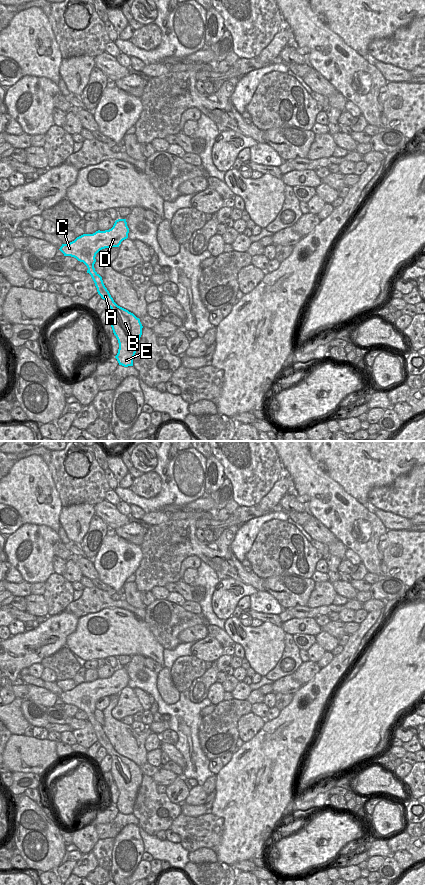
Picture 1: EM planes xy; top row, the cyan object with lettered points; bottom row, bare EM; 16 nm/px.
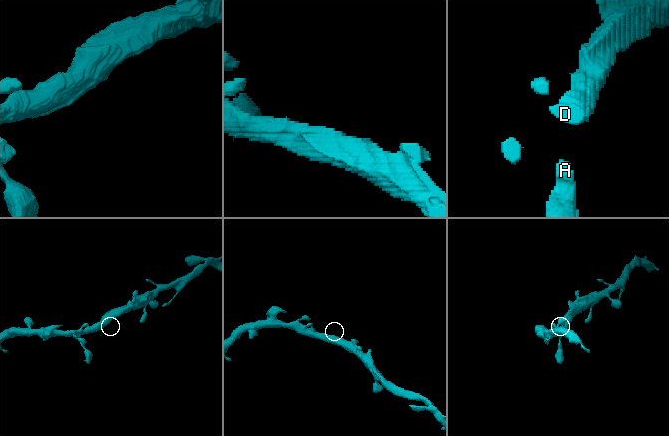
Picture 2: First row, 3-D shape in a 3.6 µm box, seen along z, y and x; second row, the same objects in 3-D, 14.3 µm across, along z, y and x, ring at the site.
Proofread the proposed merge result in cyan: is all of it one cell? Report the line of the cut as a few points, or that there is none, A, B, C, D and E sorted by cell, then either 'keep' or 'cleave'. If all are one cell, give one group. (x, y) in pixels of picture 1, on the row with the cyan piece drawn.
no cut | A B C D E | keep

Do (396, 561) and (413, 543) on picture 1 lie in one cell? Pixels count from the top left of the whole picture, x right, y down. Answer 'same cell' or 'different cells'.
same cell

